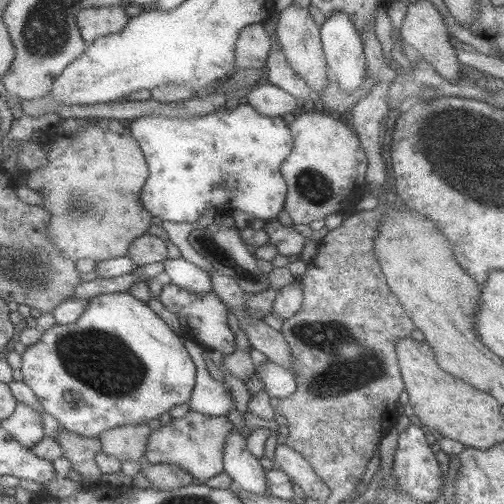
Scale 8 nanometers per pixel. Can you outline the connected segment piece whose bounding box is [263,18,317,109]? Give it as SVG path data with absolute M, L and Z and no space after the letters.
M271 18L263 22L265 31L271 38L271 47L264 68L266 69L266 80L274 86L282 88L295 96L300 108L317 109L311 102L315 100L317 93L312 90L306 81L289 65L285 50L275 29L276 24Z

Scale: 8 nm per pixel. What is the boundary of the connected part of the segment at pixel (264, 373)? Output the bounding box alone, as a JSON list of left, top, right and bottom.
[255,359,296,399]

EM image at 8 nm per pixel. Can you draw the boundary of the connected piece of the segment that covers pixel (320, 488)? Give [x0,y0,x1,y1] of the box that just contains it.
[274,444,329,502]

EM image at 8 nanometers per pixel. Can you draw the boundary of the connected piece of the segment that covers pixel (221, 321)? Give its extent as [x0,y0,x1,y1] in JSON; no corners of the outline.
[159,282,235,355]

